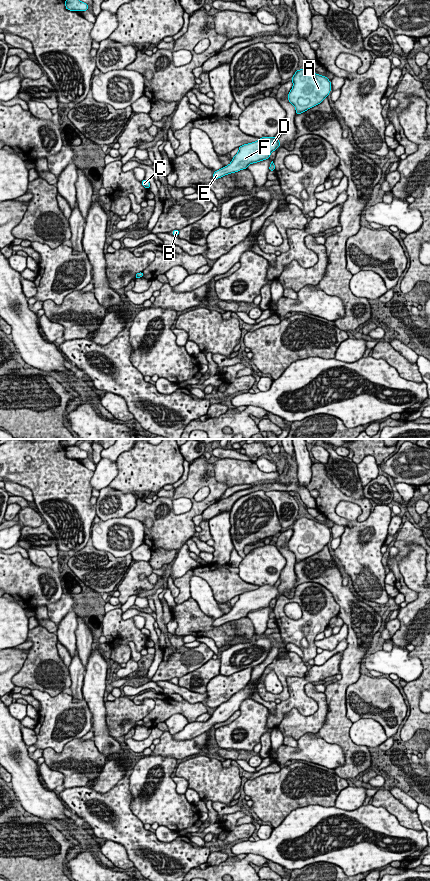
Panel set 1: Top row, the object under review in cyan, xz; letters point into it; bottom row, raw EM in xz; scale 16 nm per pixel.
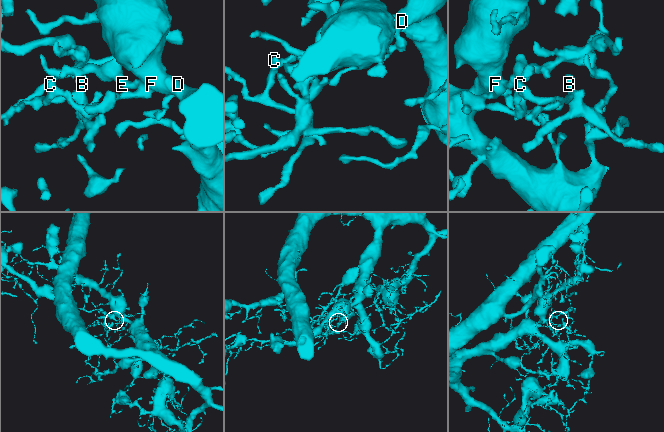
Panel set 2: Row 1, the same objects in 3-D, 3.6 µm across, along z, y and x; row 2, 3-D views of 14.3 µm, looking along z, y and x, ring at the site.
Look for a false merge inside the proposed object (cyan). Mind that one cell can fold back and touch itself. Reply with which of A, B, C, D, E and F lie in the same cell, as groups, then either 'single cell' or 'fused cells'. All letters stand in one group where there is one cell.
groups A B C D E F; single cell

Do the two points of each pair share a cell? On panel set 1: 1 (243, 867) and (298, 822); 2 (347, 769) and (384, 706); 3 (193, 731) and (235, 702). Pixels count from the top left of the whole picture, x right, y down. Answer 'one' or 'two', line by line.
1: two
2: two
3: one

